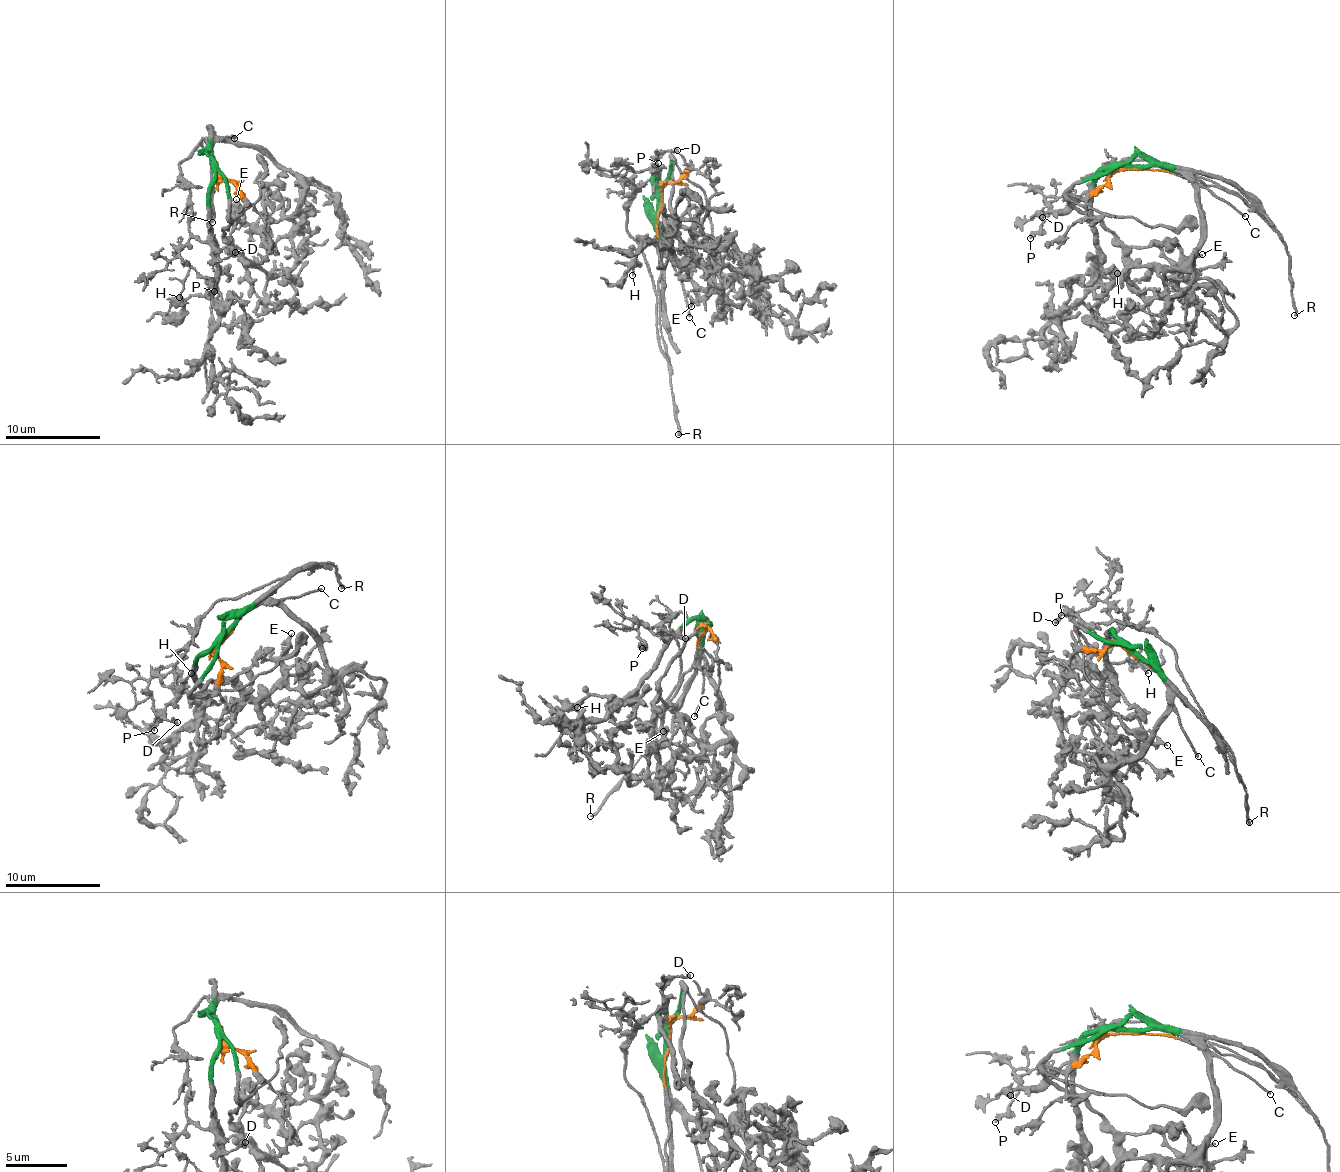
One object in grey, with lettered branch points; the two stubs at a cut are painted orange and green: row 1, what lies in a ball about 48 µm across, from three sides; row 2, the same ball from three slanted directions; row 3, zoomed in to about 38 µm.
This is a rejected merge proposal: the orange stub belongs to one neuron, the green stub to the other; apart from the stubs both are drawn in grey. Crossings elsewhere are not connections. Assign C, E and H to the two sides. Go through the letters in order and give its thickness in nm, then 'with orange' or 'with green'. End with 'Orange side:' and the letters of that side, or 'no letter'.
C: 170 nm thick; with green
E: 240 nm thick; with green
H: 140 nm thick; with green
Orange side: no letter

